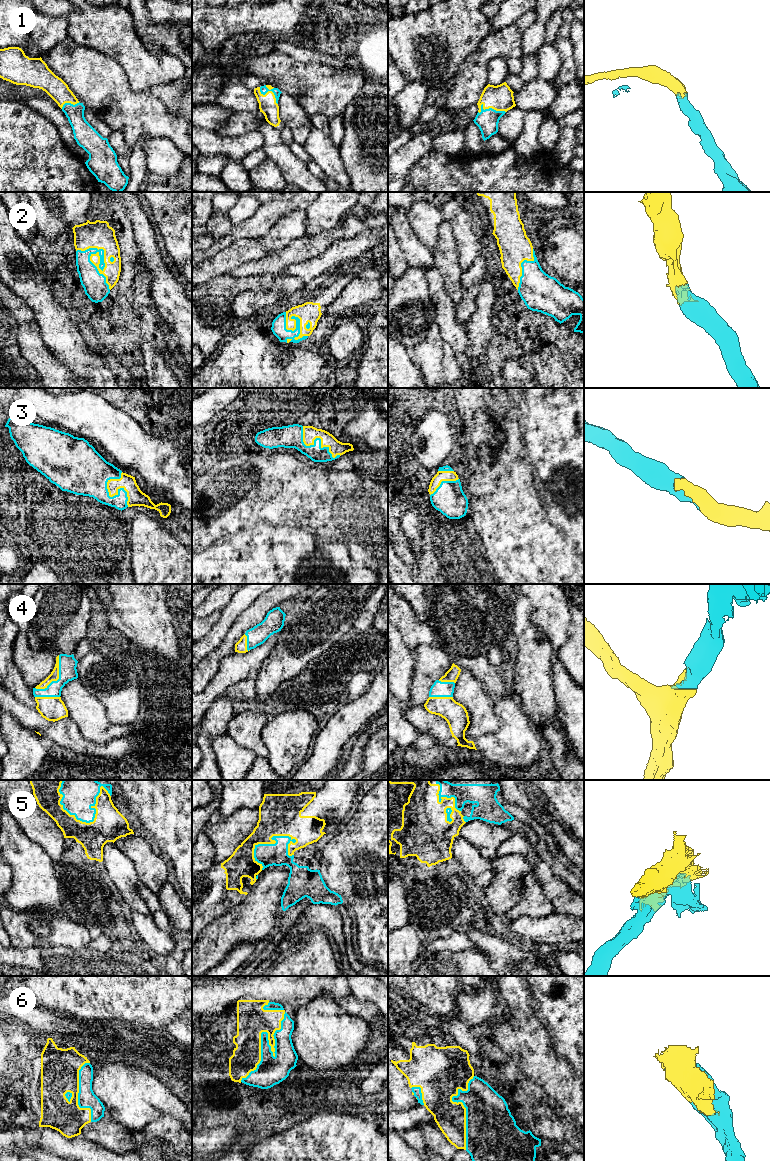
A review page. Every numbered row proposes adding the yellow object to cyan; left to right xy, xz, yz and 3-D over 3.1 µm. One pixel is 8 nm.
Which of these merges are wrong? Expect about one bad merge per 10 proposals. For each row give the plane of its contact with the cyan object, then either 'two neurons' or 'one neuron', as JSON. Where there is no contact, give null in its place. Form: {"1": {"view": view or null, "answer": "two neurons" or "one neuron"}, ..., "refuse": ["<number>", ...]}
{"1": {"view": "xz", "answer": "one neuron"}, "2": {"view": "xy", "answer": "one neuron"}, "3": {"view": "xy", "answer": "one neuron"}, "4": {"view": "xy", "answer": "one neuron"}, "5": {"view": "xy", "answer": "one neuron"}, "6": {"view": "xz", "answer": "one neuron"}, "refuse": []}

